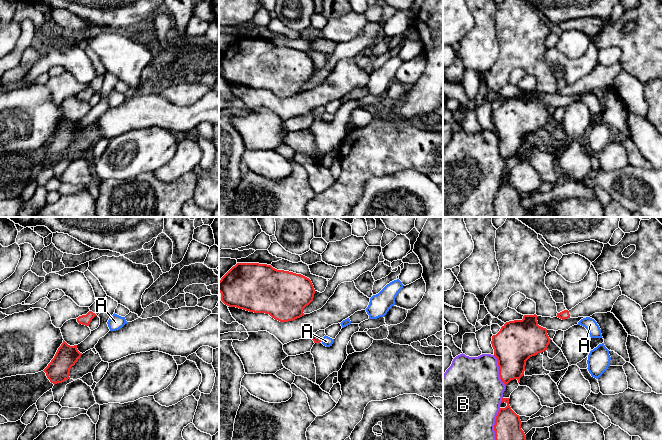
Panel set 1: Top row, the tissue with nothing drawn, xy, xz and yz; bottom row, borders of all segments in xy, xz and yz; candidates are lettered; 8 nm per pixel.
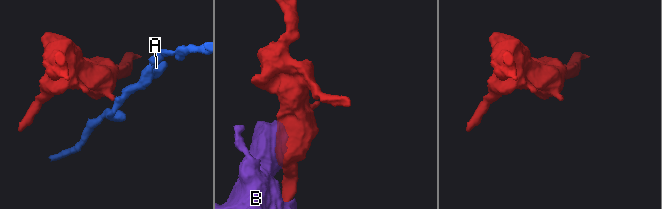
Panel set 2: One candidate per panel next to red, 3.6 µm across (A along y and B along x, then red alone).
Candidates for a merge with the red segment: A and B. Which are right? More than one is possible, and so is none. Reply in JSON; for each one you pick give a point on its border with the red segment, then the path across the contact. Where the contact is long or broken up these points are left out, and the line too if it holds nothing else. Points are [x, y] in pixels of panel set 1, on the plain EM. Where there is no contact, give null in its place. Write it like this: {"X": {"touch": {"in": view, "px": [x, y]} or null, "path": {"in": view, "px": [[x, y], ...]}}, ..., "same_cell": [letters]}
{"same_cell": []}

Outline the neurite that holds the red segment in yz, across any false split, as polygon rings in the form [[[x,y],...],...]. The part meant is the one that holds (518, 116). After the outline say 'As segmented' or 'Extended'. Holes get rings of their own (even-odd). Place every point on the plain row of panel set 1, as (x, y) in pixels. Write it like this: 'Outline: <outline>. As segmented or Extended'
Outline: [[[524,91],[522,96],[506,98],[500,107],[492,112],[492,123],[494,132],[497,134],[499,142],[499,152],[501,157],[506,161],[514,155],[520,159],[520,154],[524,151],[526,137],[547,126],[550,114],[547,105],[538,101],[537,91]]]. As segmented

